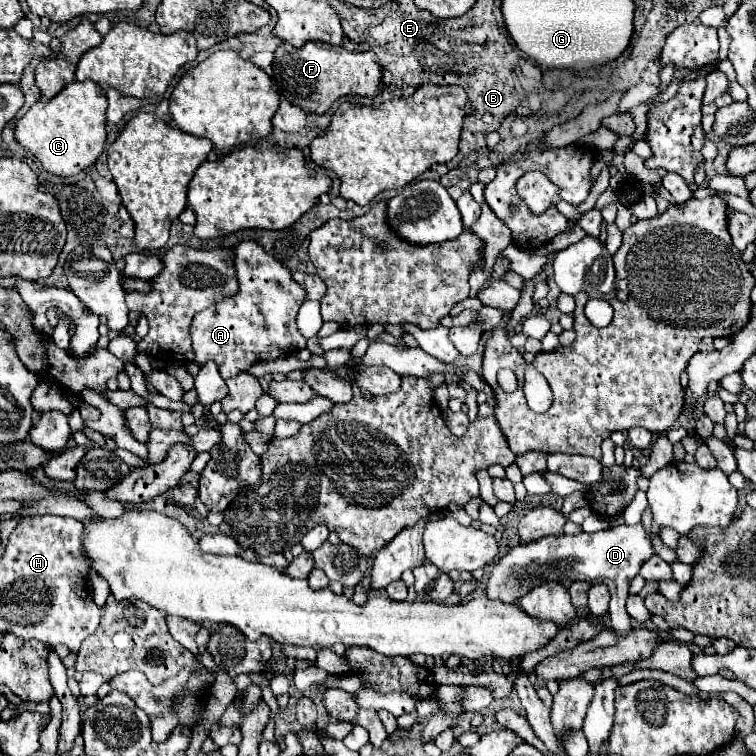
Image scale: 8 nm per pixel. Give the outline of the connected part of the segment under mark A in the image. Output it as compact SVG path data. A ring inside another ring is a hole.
M245 240L235 246L233 254L239 294L235 298L225 298L225 302L219 302L217 306L201 310L191 324L195 364L203 366L213 360L225 380L257 362L275 360L303 350L307 342L295 324L305 290L291 278L291 272L261 250L261 246L253 240Z

